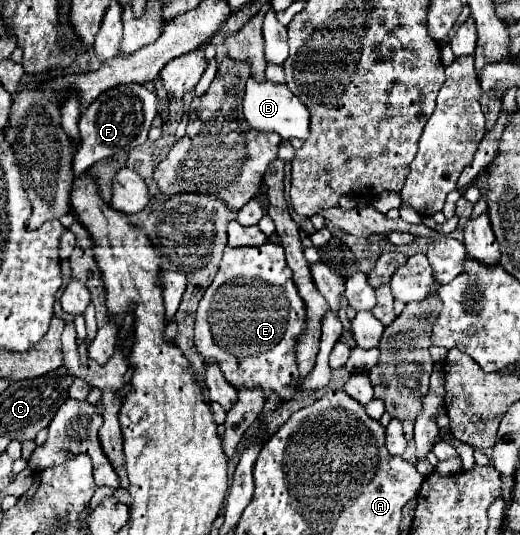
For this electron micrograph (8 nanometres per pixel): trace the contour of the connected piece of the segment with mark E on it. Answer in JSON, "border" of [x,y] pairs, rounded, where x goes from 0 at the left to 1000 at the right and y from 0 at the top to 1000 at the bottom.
{"border":[[[510,454],[510,458],[502,458],[502,462],[437,462],[433,465],[433,473],[429,473],[429,484],[425,484],[425,499],[421,499],[421,510],[413,514],[413,521],[410,521],[410,529],[398,536],[398,544],[394,544],[394,551],[390,551],[390,559],[383,563],[383,578],[379,578],[379,596],[375,596],[375,649],[379,649],[379,656],[383,656],[383,664],[390,667],[390,675],[394,679],[417,679],[421,686],[425,686],[425,697],[433,697],[433,712],[437,716],[444,716],[452,727],[490,727],[490,723],[502,723],[506,727],[506,735],[510,735],[510,750],[517,746],[517,738],[521,735],[529,735],[537,746],[540,746],[540,753],[537,753],[537,761],[544,757],[544,753],[552,753],[556,746],[563,746],[567,742],[567,731],[571,731],[571,712],[575,712],[575,690],[571,690],[571,675],[567,675],[567,645],[571,645],[571,637],[575,637],[575,630],[587,622],[587,615],[590,615],[590,585],[587,585],[587,566],[583,566],[583,559],[579,559],[579,551],[575,551],[575,544],[571,544],[571,536],[567,536],[567,529],[563,529],[563,514],[560,514],[560,503],[552,499],[552,492],[548,492],[548,473],[544,473],[544,462],[540,458],[533,458],[533,454]]]}

